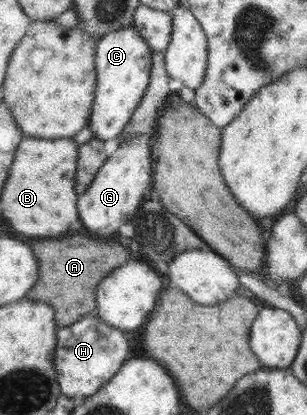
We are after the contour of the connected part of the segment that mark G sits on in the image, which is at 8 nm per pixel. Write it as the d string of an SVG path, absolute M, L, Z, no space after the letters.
M153 134L129 137L96 172L90 187L77 197L78 221L92 237L110 238L124 223L129 223L137 207L148 197L152 187Z

